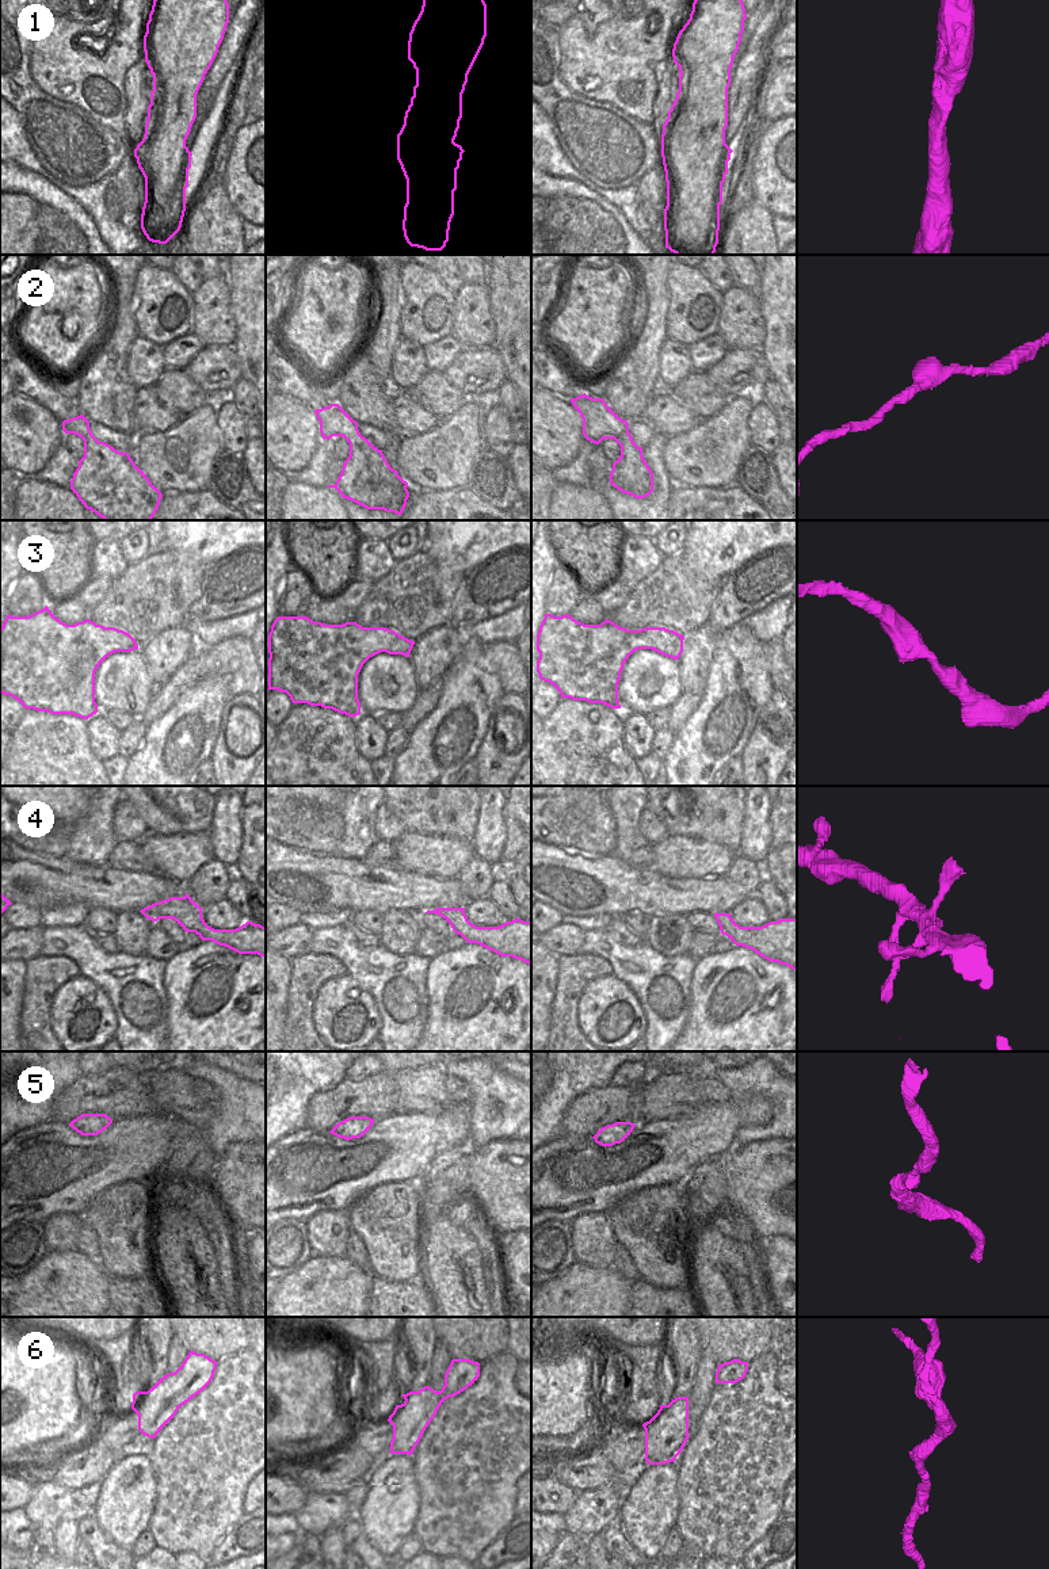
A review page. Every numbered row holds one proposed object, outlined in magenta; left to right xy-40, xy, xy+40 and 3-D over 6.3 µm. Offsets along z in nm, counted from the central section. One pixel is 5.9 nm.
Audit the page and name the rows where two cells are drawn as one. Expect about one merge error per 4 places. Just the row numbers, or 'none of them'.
none of them

